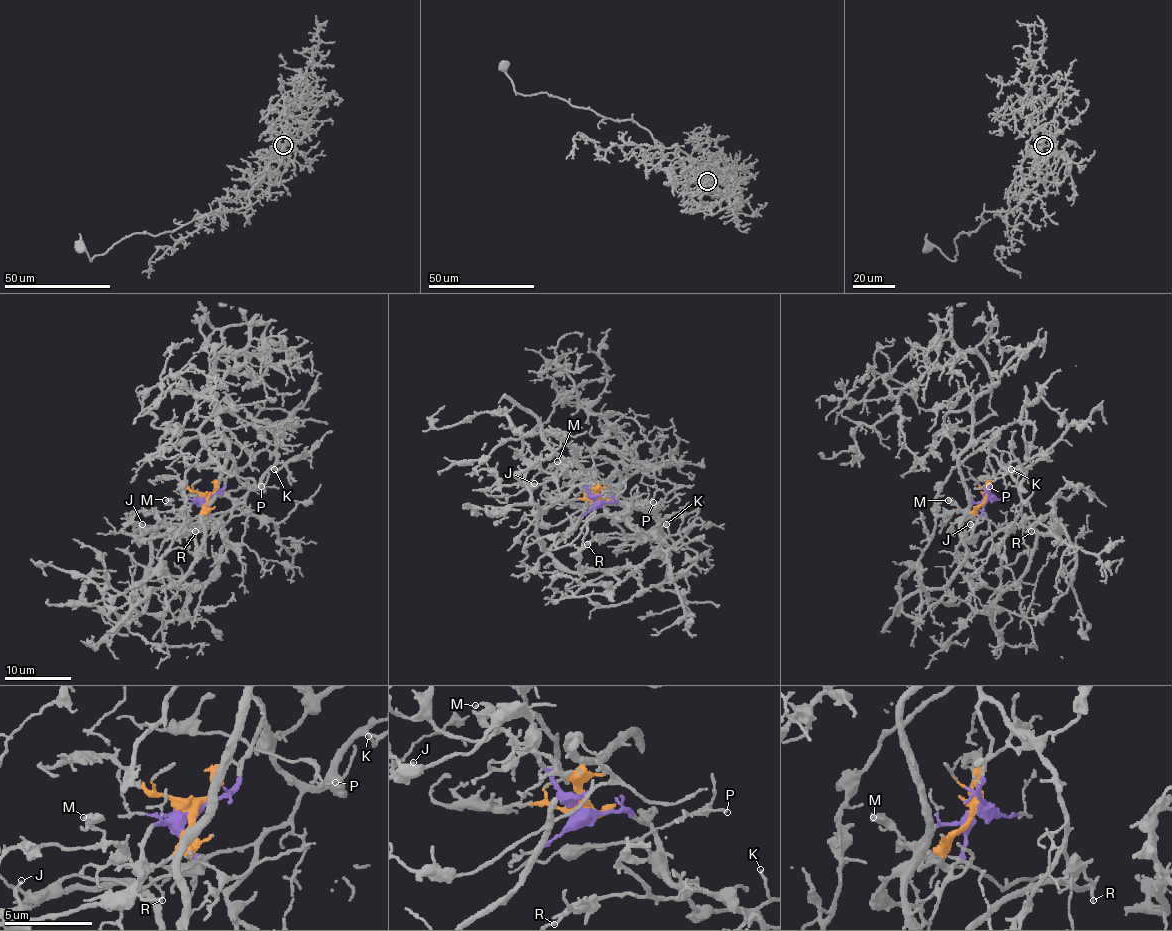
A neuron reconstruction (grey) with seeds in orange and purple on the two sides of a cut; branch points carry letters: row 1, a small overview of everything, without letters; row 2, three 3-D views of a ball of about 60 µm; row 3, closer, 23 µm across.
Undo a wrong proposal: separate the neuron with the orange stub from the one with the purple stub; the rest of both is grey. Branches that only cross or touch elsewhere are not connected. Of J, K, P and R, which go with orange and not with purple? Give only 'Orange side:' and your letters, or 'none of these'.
Orange side: none of these

